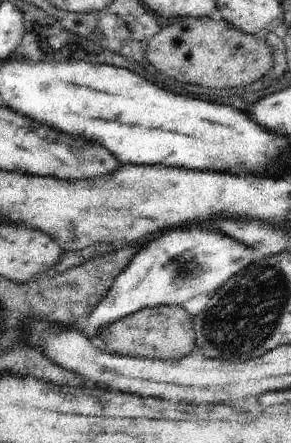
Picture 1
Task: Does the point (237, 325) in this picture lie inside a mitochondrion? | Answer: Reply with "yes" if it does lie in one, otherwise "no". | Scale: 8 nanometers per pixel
yes

